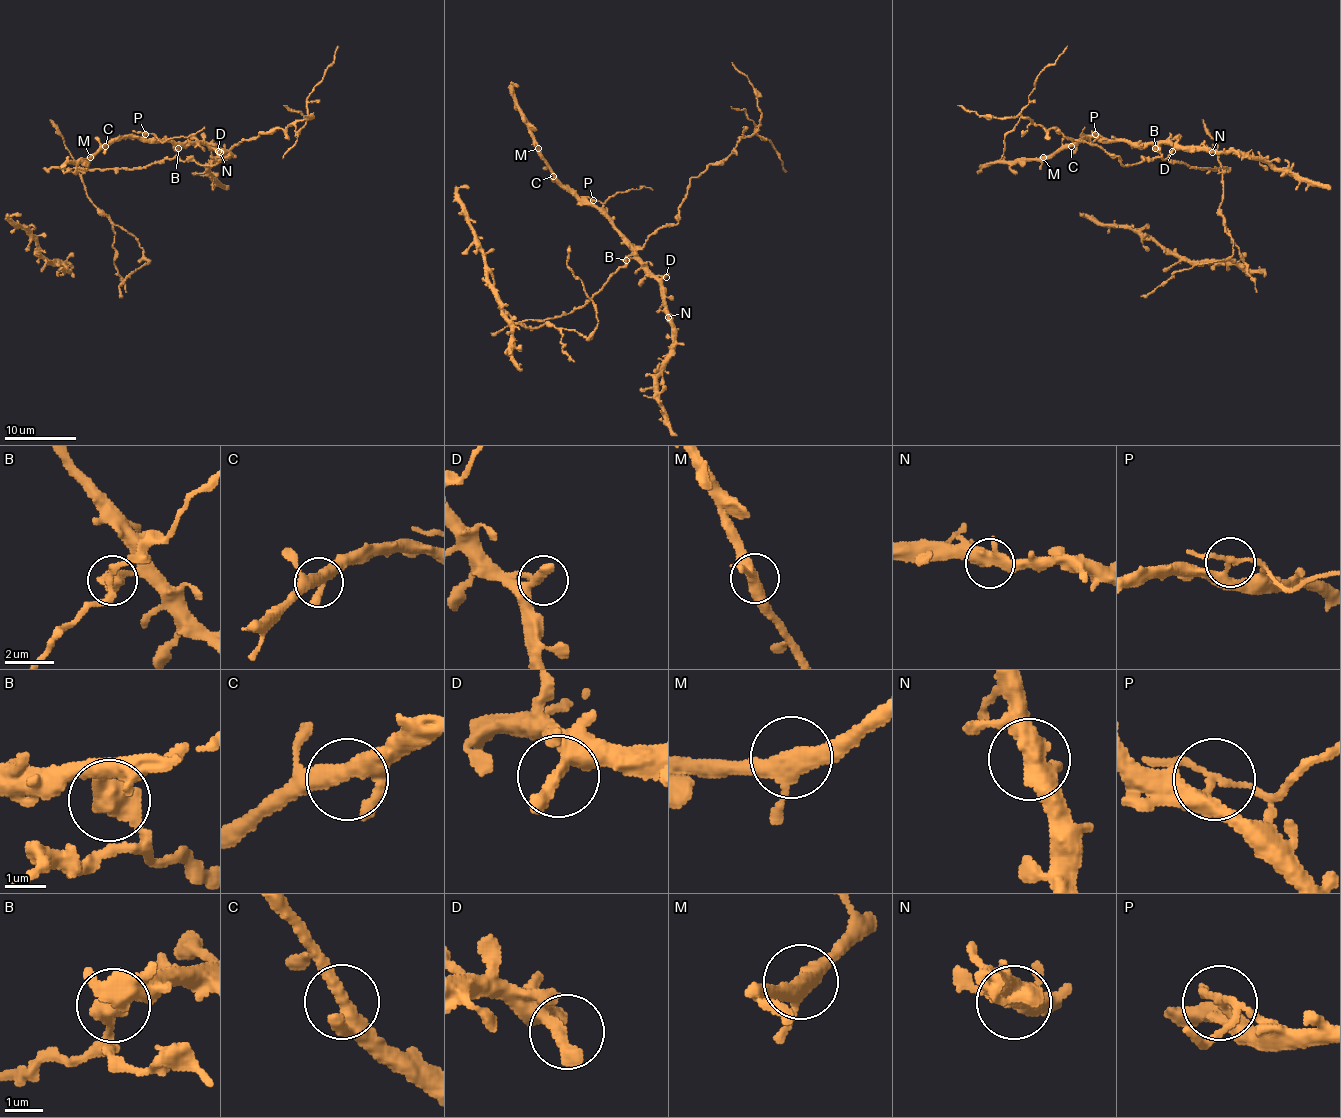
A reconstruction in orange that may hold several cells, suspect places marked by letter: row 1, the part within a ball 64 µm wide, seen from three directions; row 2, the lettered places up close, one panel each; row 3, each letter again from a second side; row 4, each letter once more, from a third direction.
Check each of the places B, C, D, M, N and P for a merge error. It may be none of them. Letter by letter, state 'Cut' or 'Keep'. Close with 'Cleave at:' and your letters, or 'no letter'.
B: Cut
C: Keep
D: Keep
M: Keep
N: Keep
P: Cut
Cleave at: B, P

